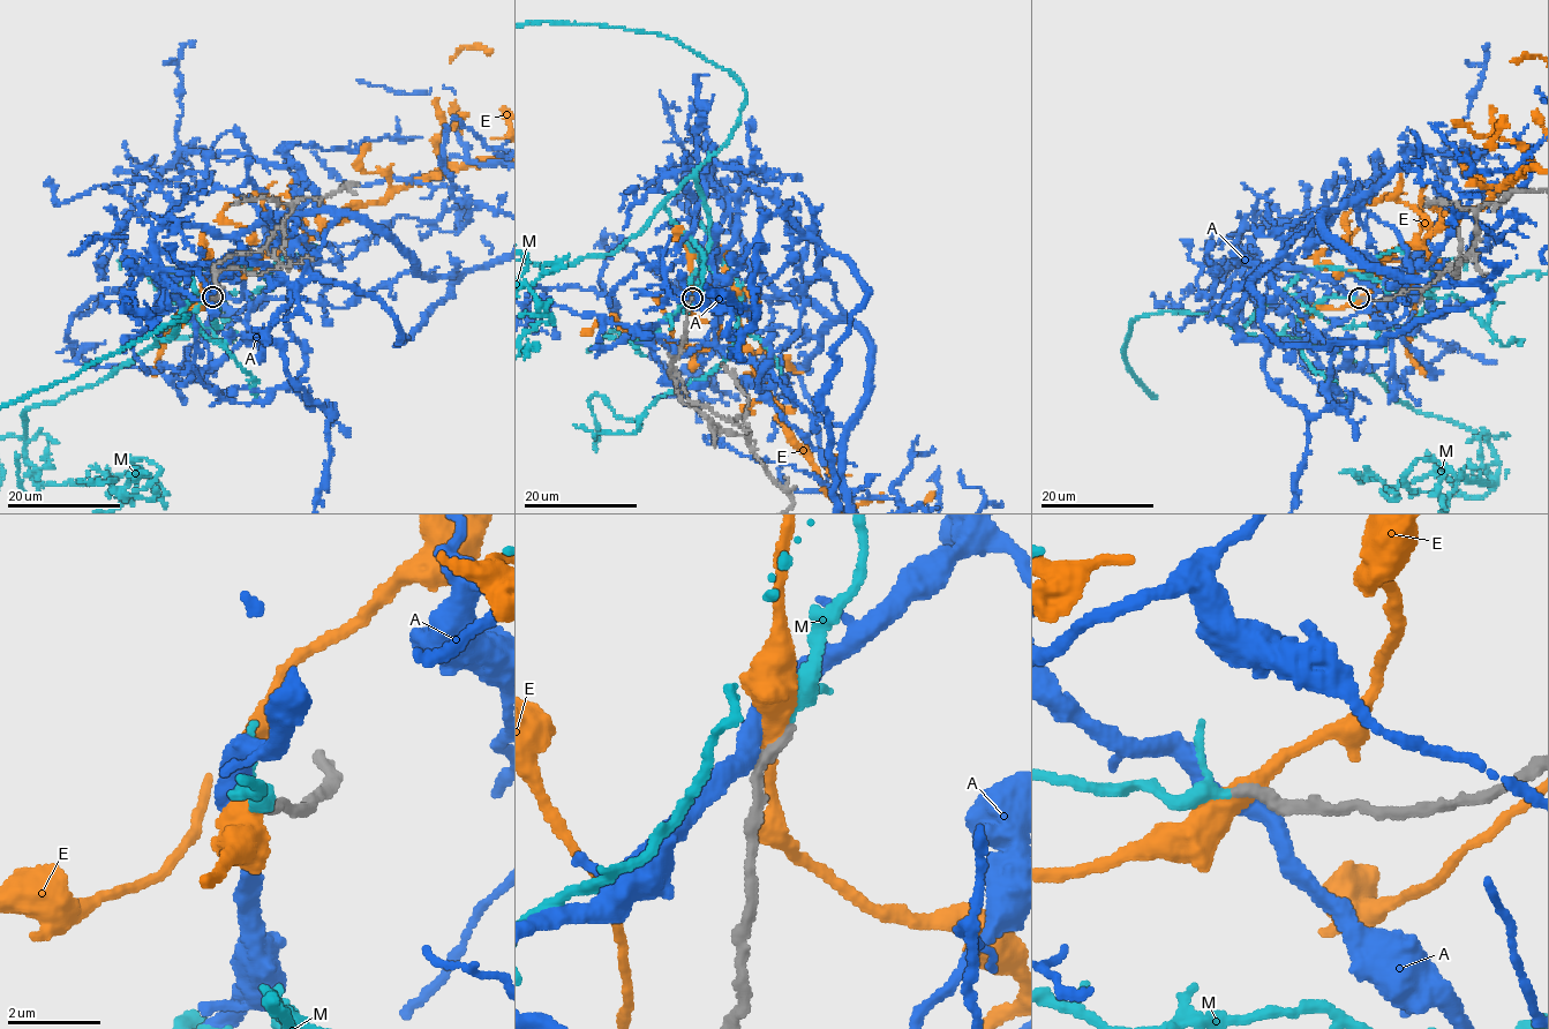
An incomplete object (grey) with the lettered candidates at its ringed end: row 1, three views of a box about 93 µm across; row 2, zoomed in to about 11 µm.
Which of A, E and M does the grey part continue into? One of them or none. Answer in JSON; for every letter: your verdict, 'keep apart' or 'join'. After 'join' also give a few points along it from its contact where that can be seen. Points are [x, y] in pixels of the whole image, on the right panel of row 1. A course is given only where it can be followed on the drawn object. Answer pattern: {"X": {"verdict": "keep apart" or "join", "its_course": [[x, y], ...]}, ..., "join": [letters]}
{"A": {"verdict": "keep apart"}, "E": {"verdict": "keep apart"}, "M": {"verdict": "join"}, "join": ["M"]}

